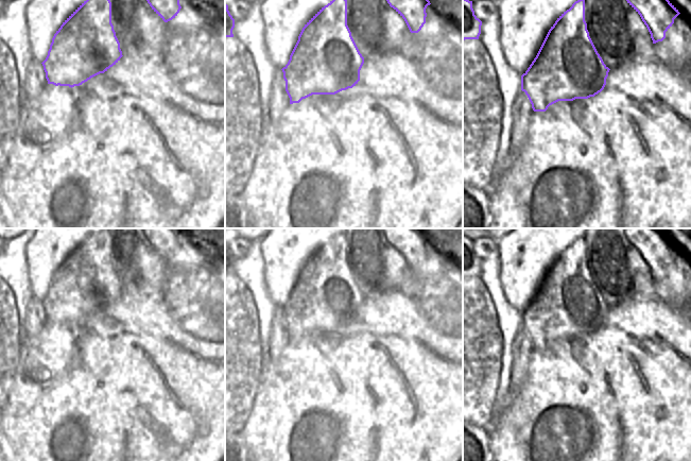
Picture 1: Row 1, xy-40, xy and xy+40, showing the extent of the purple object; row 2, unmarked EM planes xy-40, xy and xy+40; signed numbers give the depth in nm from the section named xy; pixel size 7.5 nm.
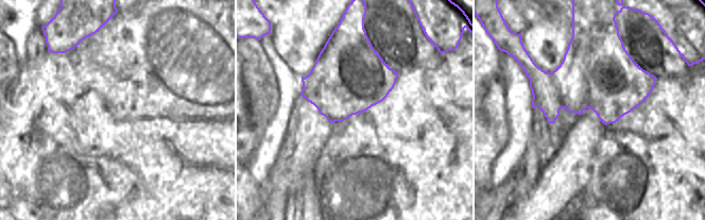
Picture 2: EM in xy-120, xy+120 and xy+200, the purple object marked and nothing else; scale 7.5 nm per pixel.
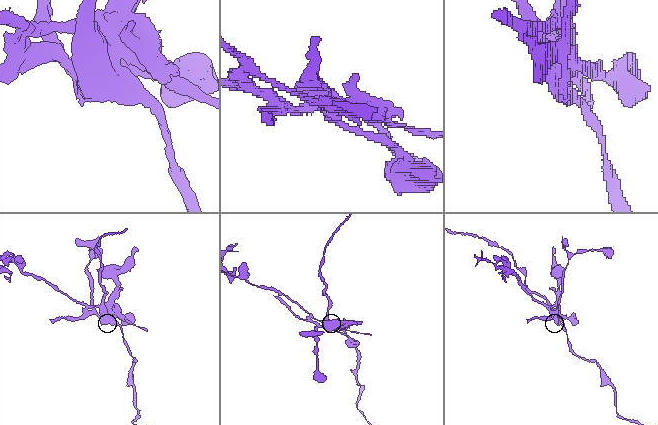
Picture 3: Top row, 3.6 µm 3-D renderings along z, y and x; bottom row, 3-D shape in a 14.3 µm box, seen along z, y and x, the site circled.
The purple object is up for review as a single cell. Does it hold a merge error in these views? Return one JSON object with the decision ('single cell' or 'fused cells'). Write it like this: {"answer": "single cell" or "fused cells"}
{"answer": "fused cells"}

